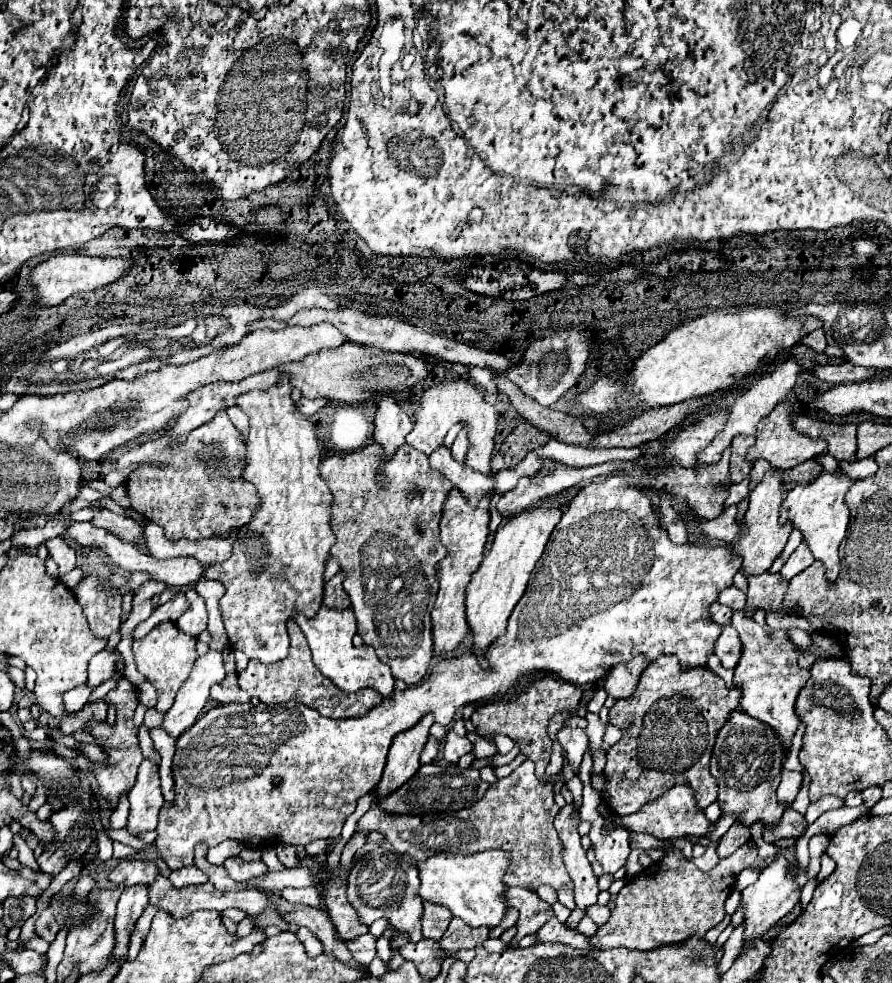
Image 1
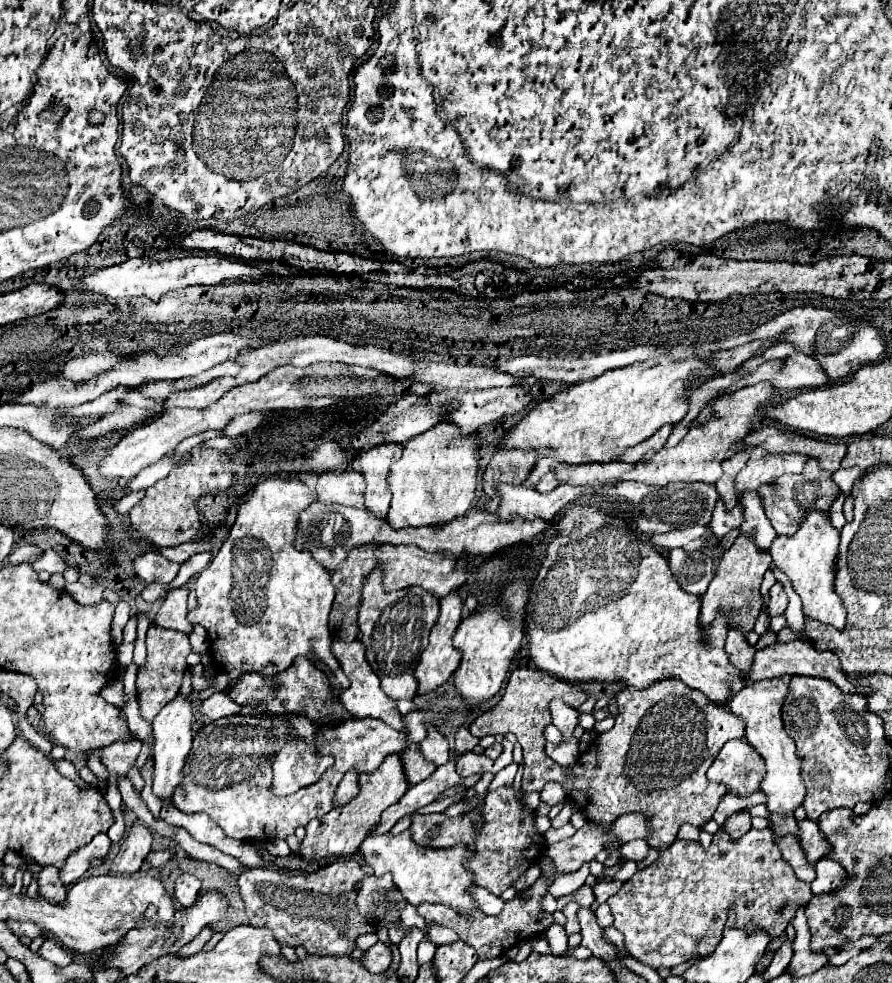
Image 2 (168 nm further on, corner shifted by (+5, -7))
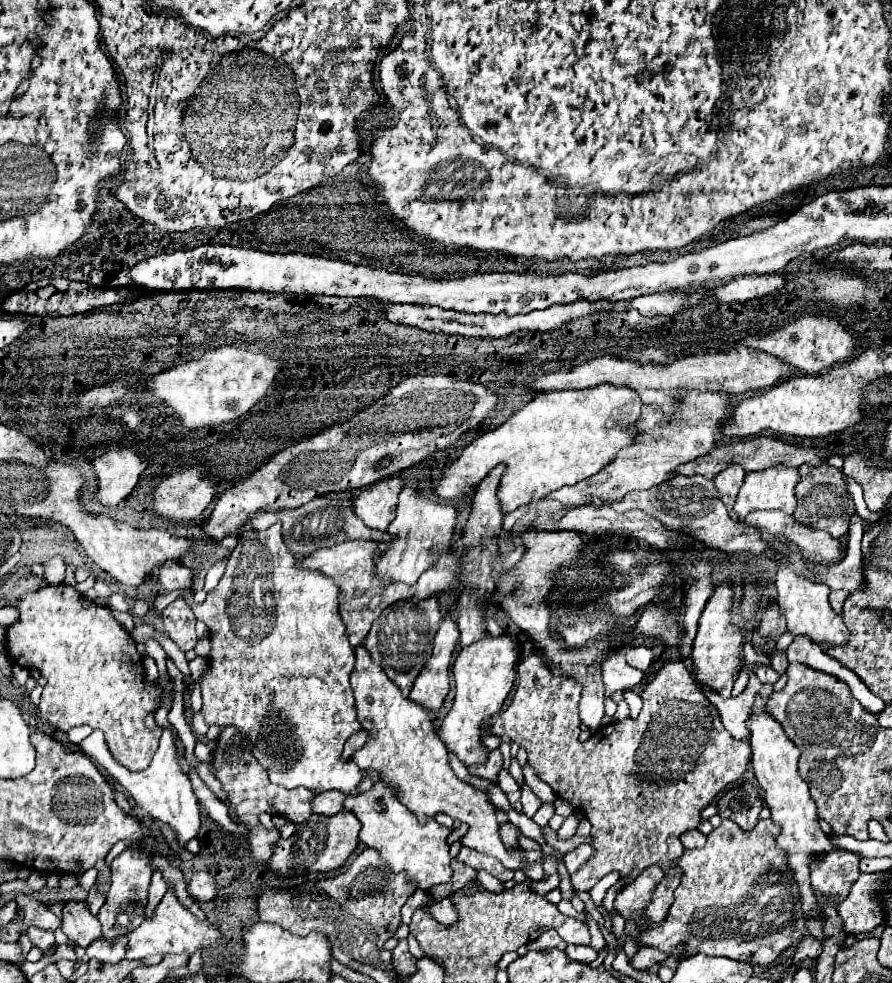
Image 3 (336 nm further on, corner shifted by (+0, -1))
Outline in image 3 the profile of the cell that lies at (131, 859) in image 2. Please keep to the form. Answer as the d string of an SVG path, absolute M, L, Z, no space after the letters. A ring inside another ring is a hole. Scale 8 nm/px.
M133 847L133 849L125 849L119 857L113 859L111 863L111 889L107 893L107 901L105 905L101 907L99 911L99 921L103 925L103 937L105 939L113 939L113 937L119 937L123 935L123 929L117 929L115 927L115 913L117 911L125 911L131 915L131 927L137 927L141 921L143 921L143 909L141 907L135 907L133 903L145 903L147 901L147 891L149 891L149 883L151 883L151 861L153 861L153 855L143 851L141 847ZM137 887L137 891L133 893L131 889Z

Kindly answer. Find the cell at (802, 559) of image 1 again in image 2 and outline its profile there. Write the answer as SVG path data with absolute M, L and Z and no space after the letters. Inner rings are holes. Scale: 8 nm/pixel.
M776 583L772 589L770 589L770 601L768 601L768 613L770 617L776 617L776 615L782 615L788 607L788 597L782 589L780 583Z

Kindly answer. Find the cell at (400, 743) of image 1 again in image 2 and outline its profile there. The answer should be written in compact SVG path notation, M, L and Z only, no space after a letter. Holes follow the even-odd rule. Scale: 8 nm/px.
M390 755L376 771L362 775L360 781L362 781L362 789L354 801L350 801L342 809L332 809L320 821L312 819L306 825L306 837L300 841L300 849L296 851L298 857L314 863L328 855L356 853L362 841L372 833L374 825L380 823L382 811L394 805L396 801L400 801L400 797L406 793L406 777L402 777L402 763L398 761L398 755Z

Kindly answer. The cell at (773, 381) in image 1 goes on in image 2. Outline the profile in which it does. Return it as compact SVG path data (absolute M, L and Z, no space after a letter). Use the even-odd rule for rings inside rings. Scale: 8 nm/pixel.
M756 383L752 387L738 389L732 395L710 399L708 407L712 409L712 417L706 423L690 427L688 435L676 447L662 449L660 453L654 453L650 459L644 457L638 459L634 469L622 475L622 481L638 481L644 485L668 485L674 481L716 483L718 477L722 477L720 463L736 453L734 445L750 433L752 419L756 417L758 411L762 411L762 405L770 399L770 395L772 395L772 385Z

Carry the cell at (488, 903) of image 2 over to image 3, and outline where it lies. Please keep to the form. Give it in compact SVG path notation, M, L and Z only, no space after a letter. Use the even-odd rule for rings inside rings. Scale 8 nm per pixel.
M457 859L451 861L451 867L453 867L451 883L445 883L445 885L439 885L439 887L431 889L431 893L437 895L439 899L441 899L443 895L449 895L449 893L453 893L453 891L457 891L457 889L463 889L463 887L467 887L467 885L471 885L471 883L477 883L477 871L475 871L475 869L467 867L465 863L457 861Z

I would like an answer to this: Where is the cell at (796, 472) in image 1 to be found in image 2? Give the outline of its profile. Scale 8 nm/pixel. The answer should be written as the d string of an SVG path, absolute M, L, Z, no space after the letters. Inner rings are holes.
M810 459L800 475L782 475L778 479L778 485L774 485L774 493L770 493L770 489L766 489L764 511L778 535L792 535L792 533L796 533L796 529L800 527L800 523L806 519L808 513L812 513L812 511L828 513L830 505L838 499L838 495L840 495L840 489L832 481L832 473L822 471L818 467L818 461Z

